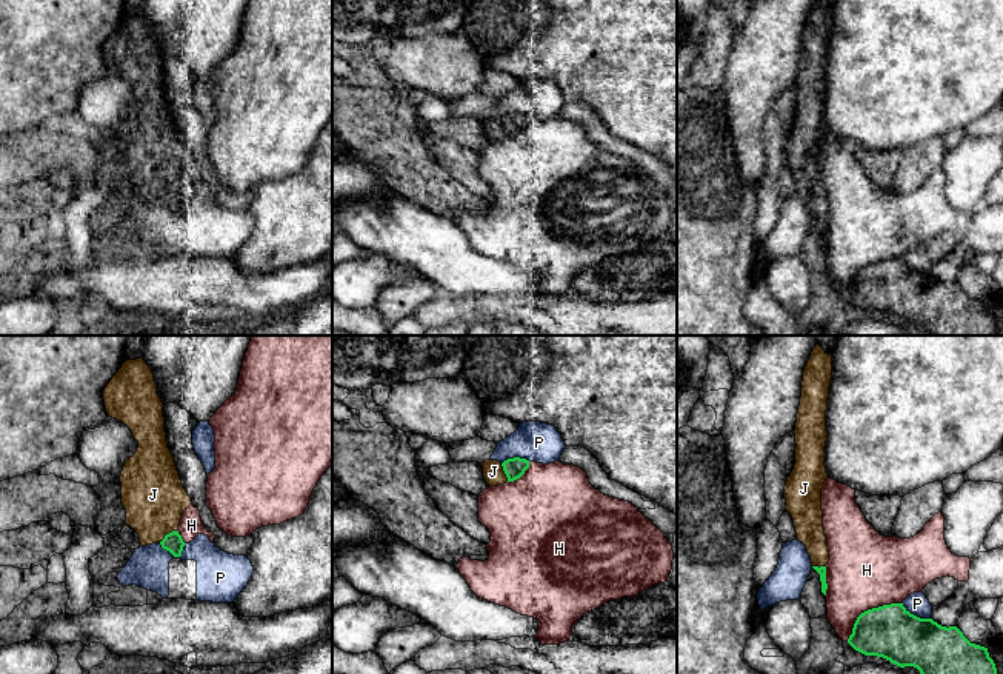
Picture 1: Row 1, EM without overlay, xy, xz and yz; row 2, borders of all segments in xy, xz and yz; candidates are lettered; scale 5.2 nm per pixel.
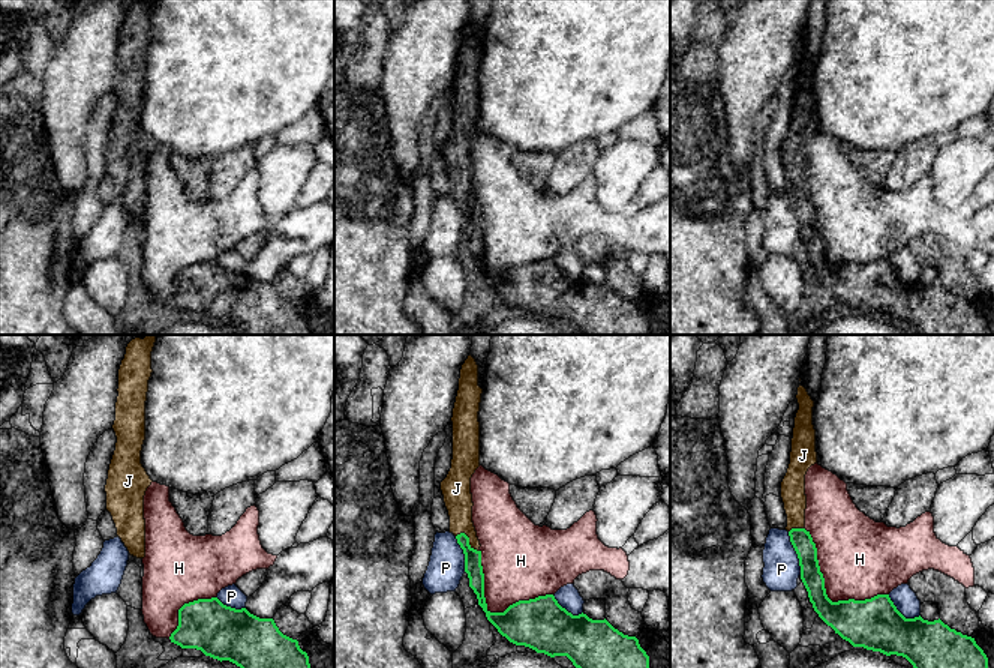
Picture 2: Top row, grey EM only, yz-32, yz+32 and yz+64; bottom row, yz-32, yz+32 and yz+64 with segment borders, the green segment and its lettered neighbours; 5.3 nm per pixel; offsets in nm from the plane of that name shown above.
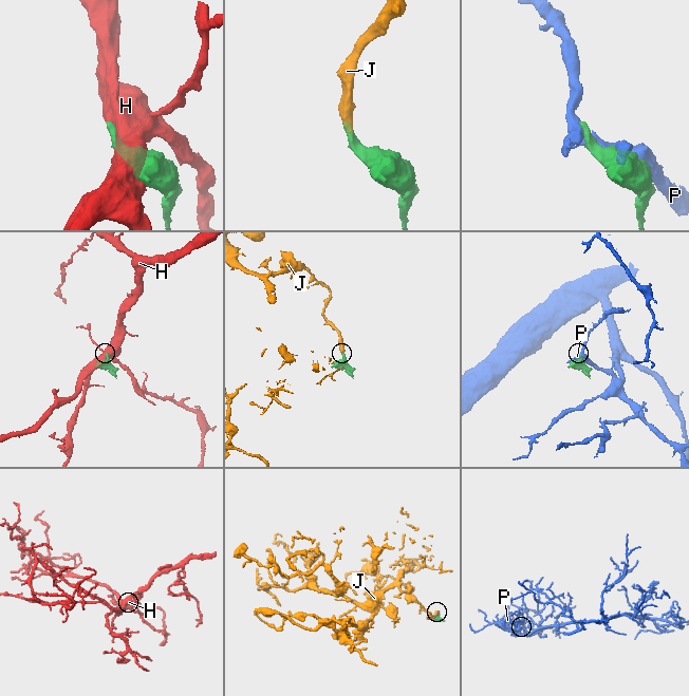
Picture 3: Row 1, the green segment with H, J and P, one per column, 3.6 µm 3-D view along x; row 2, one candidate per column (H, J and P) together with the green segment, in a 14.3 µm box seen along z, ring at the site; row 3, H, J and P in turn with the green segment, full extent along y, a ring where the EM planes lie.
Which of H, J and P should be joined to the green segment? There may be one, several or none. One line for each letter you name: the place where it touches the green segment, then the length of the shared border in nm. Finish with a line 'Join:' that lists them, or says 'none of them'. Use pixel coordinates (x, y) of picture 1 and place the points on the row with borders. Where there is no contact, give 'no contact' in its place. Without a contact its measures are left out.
J: meets green in xy at (166, 534); contact 110 nm long
Join: J

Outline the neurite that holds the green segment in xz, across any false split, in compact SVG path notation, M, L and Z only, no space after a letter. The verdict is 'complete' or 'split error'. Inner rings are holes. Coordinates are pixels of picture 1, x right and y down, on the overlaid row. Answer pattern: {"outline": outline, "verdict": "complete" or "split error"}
{"outline": "M514 457L508 459L503 463L497 460L486 460L482 463L483 477L489 486L498 486L506 482L514 482L520 479L525 471L529 468L529 460Z", "verdict": "split error"}

